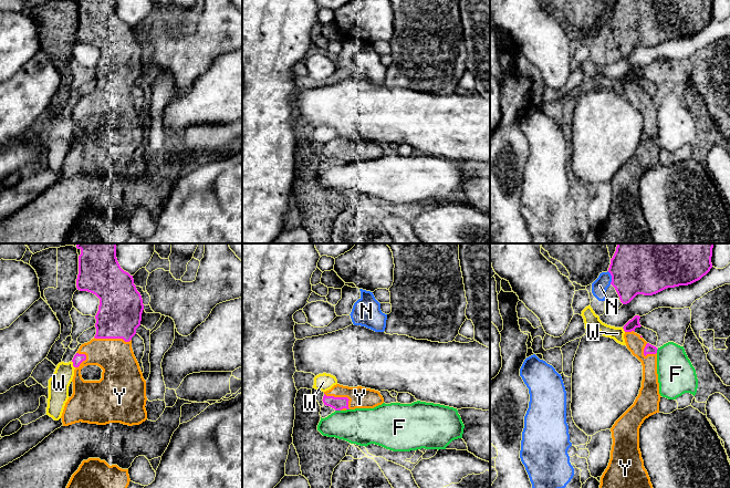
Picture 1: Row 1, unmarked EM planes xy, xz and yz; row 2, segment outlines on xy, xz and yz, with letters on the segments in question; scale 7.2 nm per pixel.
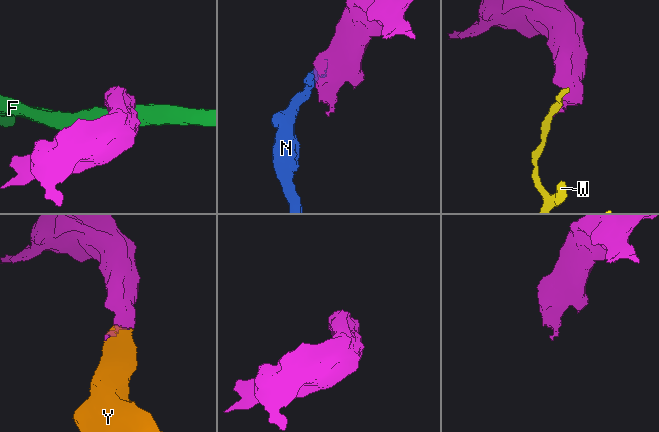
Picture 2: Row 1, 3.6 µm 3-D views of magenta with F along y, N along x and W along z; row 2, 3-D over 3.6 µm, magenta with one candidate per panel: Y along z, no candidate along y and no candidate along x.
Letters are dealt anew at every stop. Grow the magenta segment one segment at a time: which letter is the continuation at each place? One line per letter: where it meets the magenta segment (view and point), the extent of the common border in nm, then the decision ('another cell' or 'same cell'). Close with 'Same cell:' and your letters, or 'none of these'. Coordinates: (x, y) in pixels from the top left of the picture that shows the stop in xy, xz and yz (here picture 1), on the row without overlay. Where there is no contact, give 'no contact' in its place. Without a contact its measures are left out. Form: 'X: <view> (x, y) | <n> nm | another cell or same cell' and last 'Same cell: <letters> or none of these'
F: xz (337, 162) | 40 nm | another cell
N: yz (612, 30) | 100 nm | another cell
W: xy (73, 116) | 60 nm | another cell
Y: xz (341, 149) | 220 nm | same cell
Same cell: Y

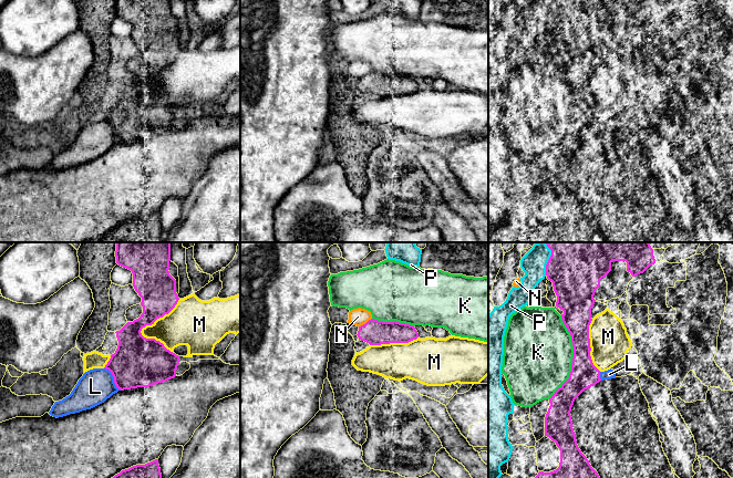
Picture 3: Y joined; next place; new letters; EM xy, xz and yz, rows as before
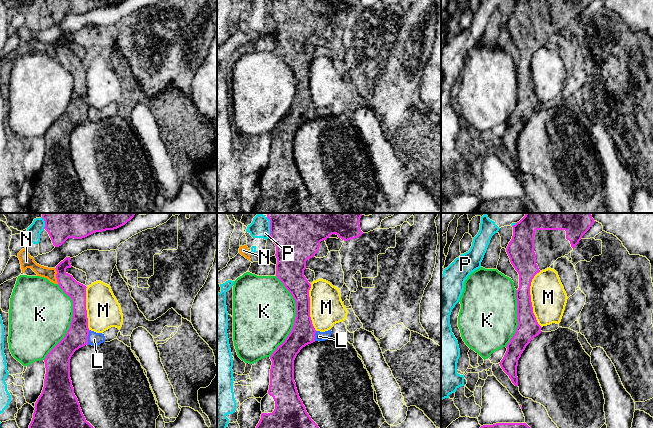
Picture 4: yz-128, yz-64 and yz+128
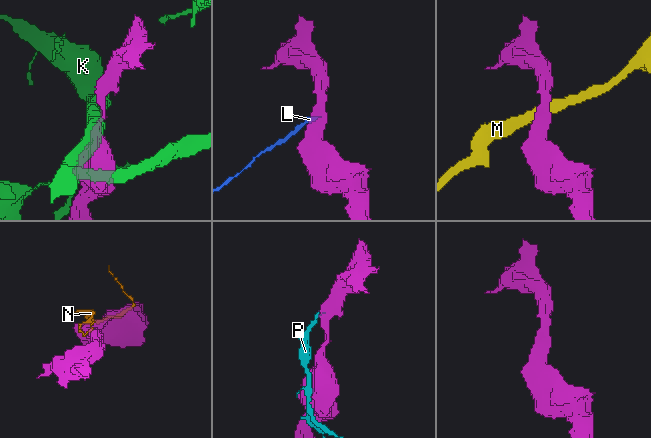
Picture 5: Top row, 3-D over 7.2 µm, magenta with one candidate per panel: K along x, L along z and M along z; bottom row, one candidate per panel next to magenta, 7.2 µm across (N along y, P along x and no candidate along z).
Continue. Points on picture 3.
K: yz (573, 110) | 600 nm | another cell
L: xy (114, 131) | 200 nm | another cell
M: xy (143, 79) | 400 nm | another cell
N: xz (365, 75) | 120 nm | another cell
P: yz (548, 13) | 200 nm | another cell
Same cell: none of these

